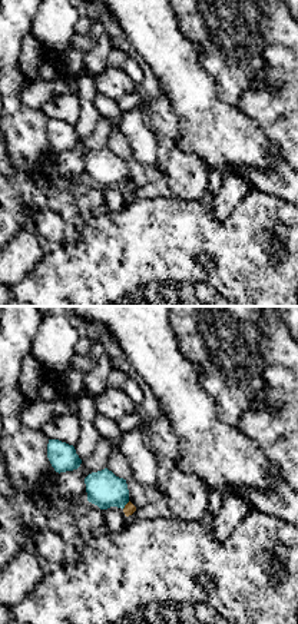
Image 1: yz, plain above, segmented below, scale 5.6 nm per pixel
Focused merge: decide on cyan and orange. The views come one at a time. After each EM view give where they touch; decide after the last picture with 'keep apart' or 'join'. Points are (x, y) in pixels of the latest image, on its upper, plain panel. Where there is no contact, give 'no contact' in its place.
meets cyan at (125, 183)

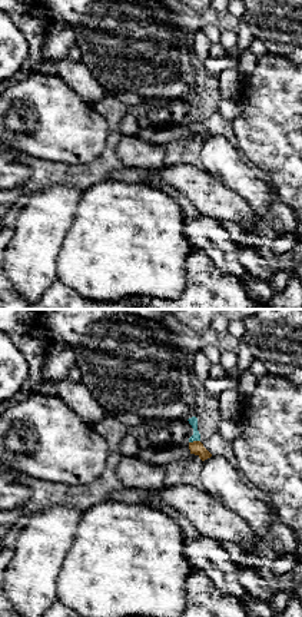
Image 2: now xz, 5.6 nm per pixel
meets cyan at (193, 119)

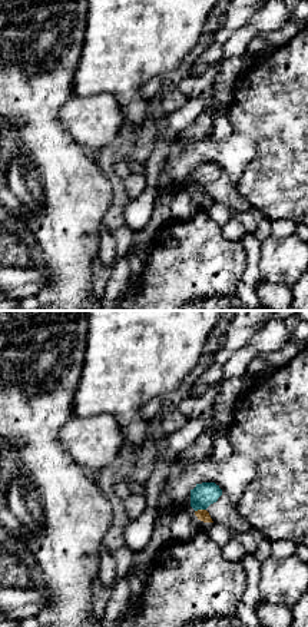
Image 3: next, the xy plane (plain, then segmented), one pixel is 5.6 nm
meets cyan at (199, 188)

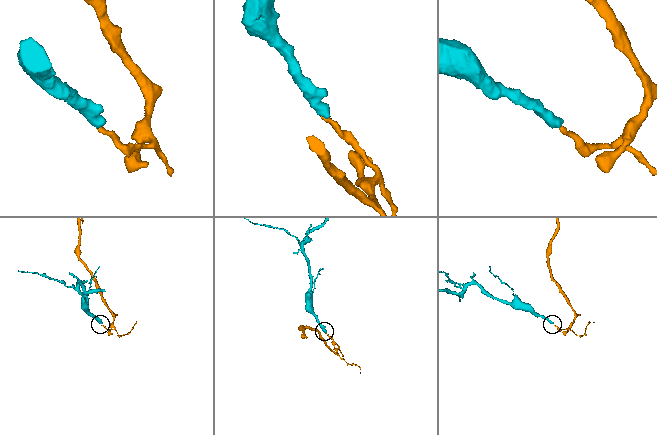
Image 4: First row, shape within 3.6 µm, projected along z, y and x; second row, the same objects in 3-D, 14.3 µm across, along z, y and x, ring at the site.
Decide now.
keep apart

